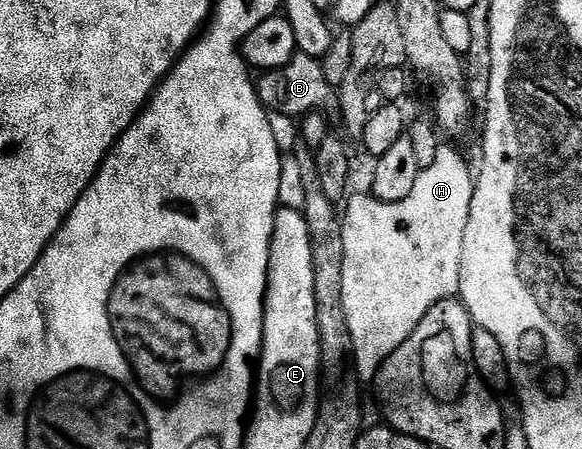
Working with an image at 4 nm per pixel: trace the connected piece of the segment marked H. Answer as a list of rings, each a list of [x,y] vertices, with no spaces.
[[[443,143],[435,155],[435,163],[431,167],[421,170],[421,174],[415,179],[415,187],[411,187],[411,195],[402,201],[378,201],[373,204],[373,221],[348,221],[342,220],[343,227],[343,311],[347,311],[347,327],[351,327],[351,339],[353,340],[353,359],[357,376],[362,382],[376,378],[381,372],[381,365],[391,354],[402,345],[419,327],[423,315],[448,297],[457,297],[461,292],[461,260],[463,259],[463,231],[467,231],[467,219],[471,215],[471,199],[473,198],[473,187],[475,184],[474,170],[469,170],[465,157],[457,149],[452,149],[449,143]]]

